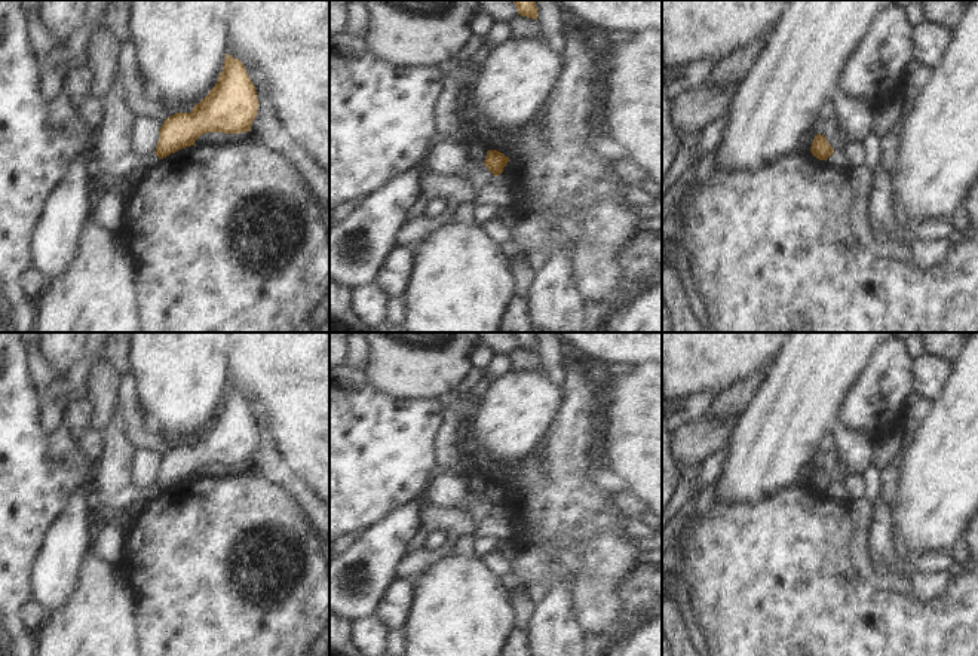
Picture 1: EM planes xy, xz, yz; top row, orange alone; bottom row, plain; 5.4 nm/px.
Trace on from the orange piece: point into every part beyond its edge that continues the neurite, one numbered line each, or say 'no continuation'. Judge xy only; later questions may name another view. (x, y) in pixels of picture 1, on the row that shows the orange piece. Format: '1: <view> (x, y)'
no continuation

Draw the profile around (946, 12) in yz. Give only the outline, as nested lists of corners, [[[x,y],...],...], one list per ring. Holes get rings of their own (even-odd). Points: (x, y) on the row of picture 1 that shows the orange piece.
[[[923,0],[923,16],[926,21],[956,30],[965,6],[962,0]]]

